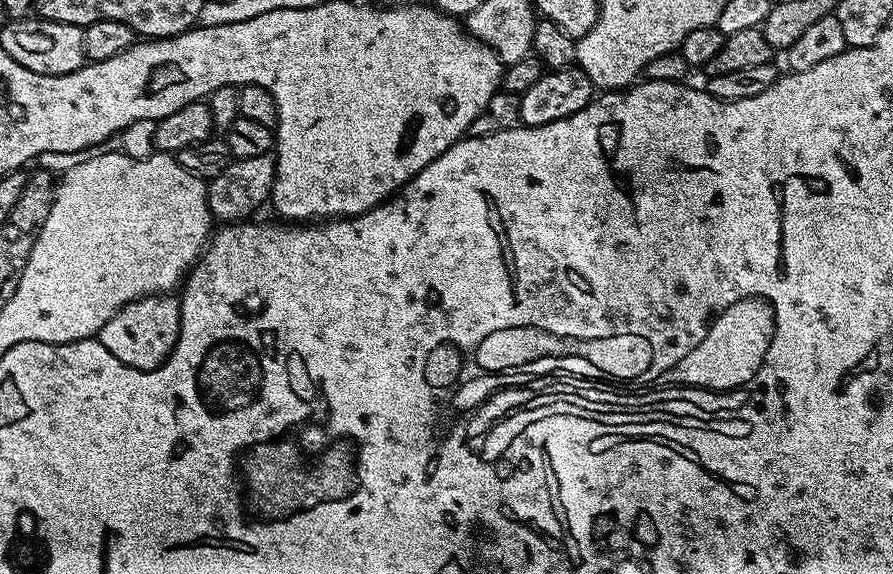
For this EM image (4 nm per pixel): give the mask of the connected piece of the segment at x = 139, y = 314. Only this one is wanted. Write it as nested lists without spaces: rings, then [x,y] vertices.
[[[160,293],[144,296],[128,303],[110,318],[96,338],[112,357],[132,369],[148,372],[164,364],[171,356],[181,332],[181,308],[179,299],[172,294]]]

